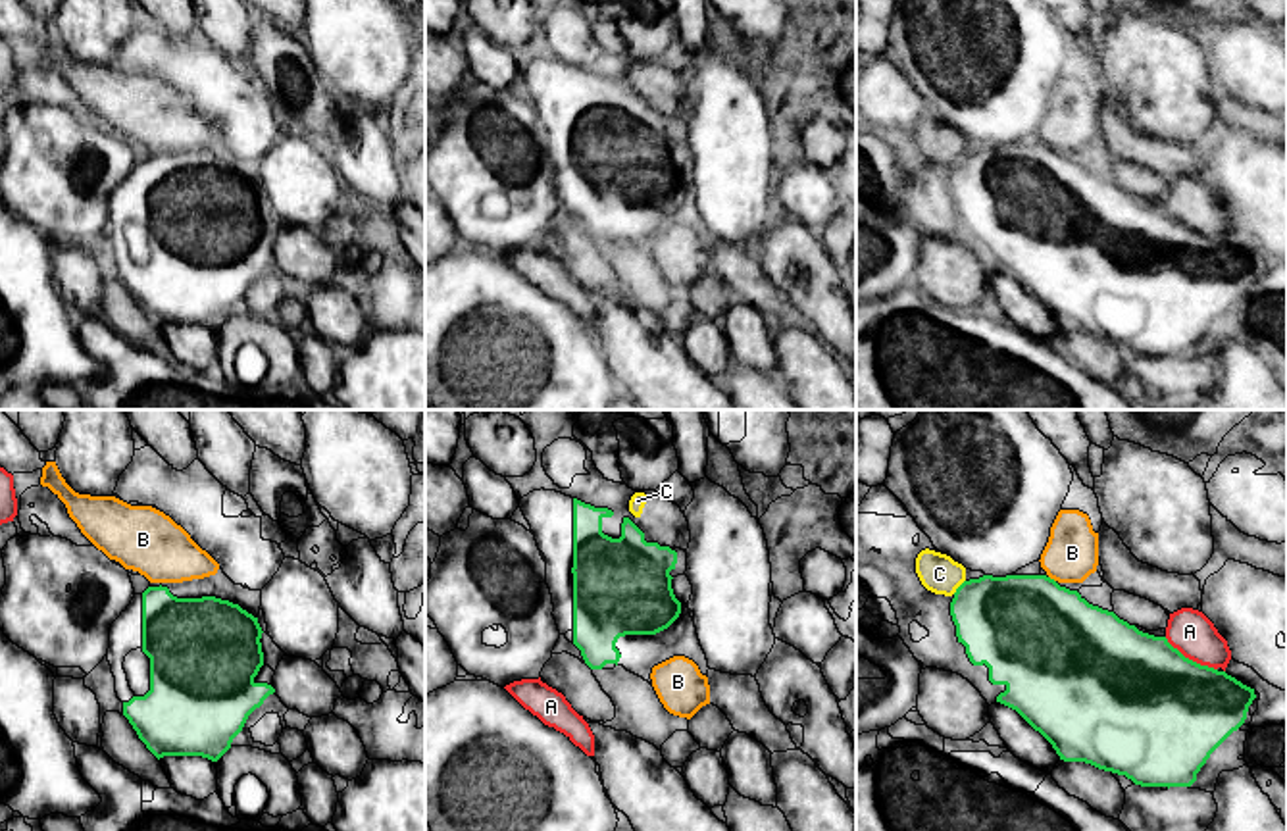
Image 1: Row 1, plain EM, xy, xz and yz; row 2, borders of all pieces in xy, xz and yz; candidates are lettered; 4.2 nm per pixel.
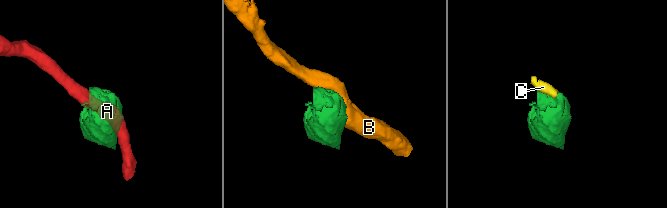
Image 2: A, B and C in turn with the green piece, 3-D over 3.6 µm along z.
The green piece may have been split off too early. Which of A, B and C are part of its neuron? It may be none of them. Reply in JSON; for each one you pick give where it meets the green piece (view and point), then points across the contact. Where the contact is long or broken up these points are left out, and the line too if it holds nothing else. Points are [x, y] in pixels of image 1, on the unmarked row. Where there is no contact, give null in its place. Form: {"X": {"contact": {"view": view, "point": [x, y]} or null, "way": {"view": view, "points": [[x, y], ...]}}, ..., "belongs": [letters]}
{"belongs": []}

